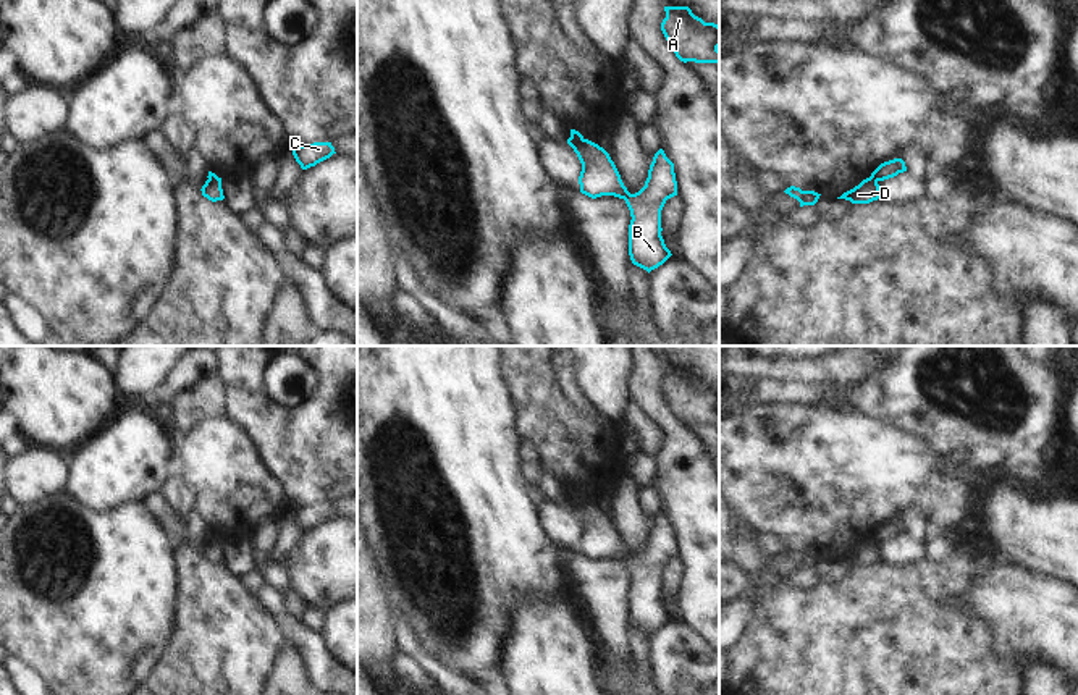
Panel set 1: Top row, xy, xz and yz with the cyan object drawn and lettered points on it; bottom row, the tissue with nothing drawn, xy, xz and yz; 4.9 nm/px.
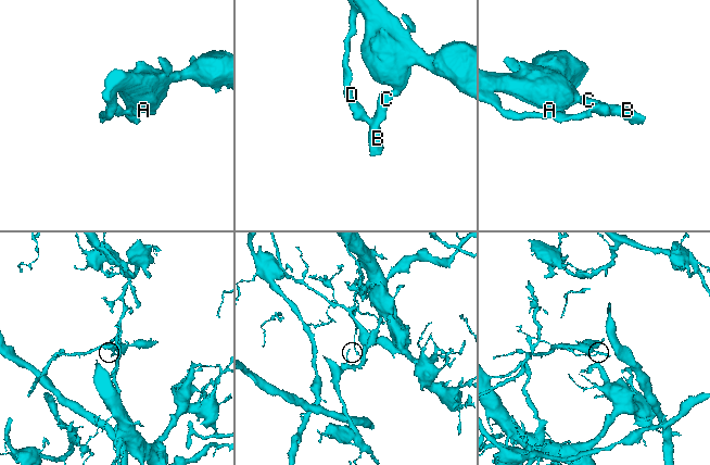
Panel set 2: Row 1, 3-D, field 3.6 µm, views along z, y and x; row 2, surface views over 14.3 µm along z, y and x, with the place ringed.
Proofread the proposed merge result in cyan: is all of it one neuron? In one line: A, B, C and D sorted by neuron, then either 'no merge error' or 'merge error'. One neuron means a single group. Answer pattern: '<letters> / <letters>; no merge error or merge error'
A B C / D; merge error

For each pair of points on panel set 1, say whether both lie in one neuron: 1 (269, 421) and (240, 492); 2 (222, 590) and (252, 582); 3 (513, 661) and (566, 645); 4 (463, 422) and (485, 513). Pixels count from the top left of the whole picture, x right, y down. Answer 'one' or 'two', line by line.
1: two
2: two
3: one
4: one

